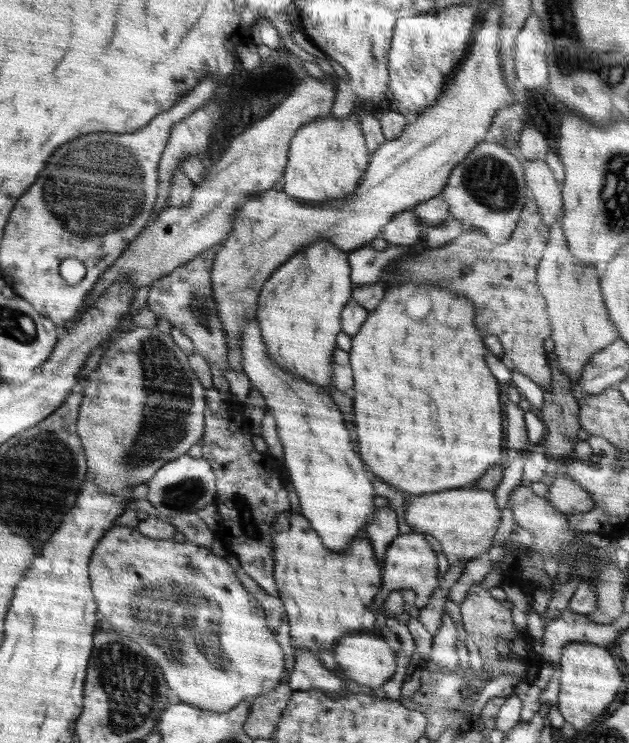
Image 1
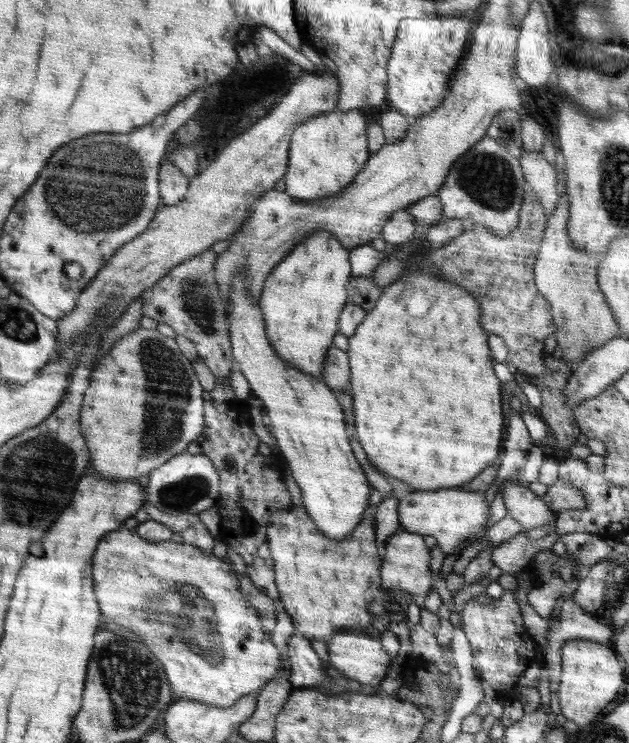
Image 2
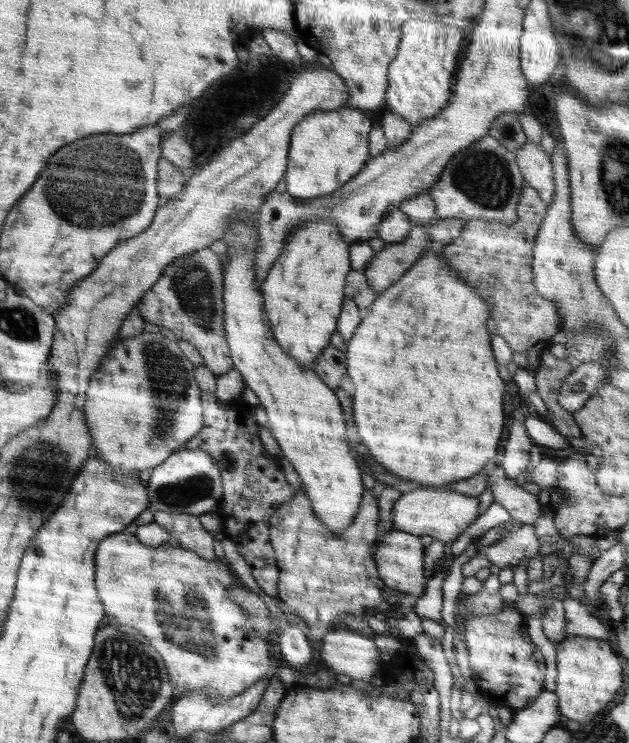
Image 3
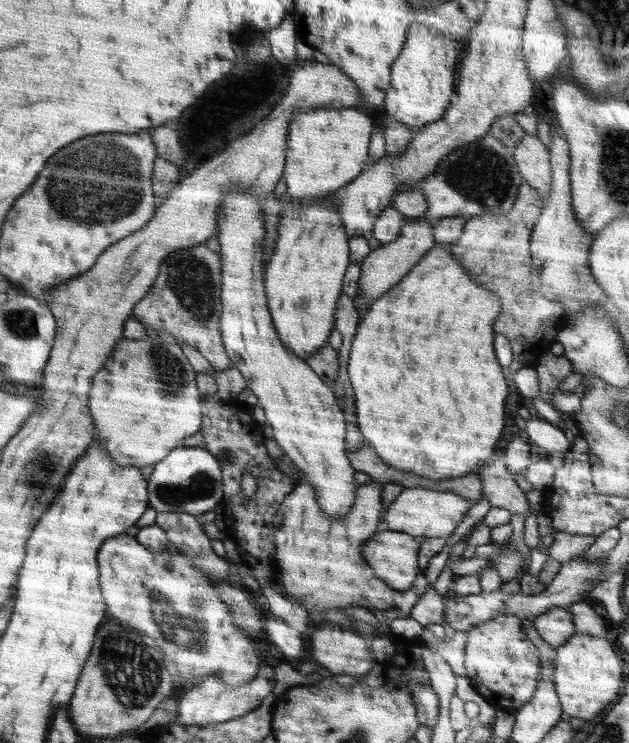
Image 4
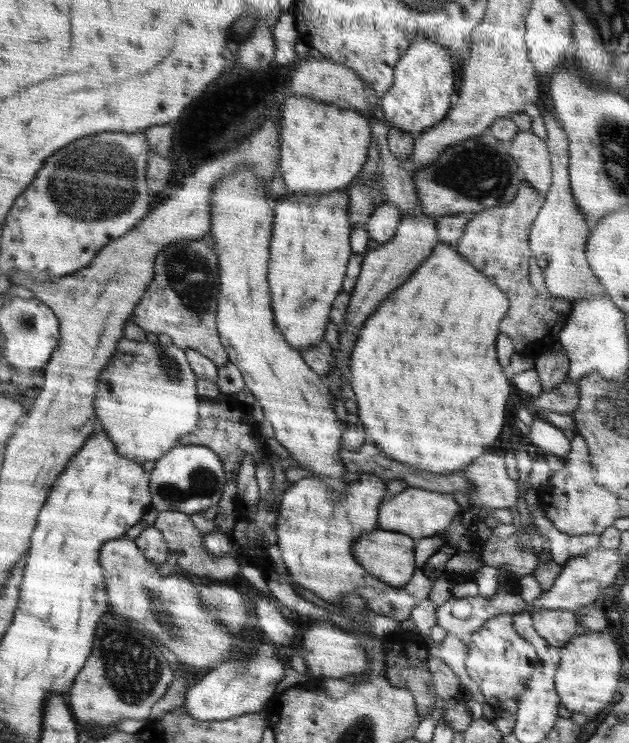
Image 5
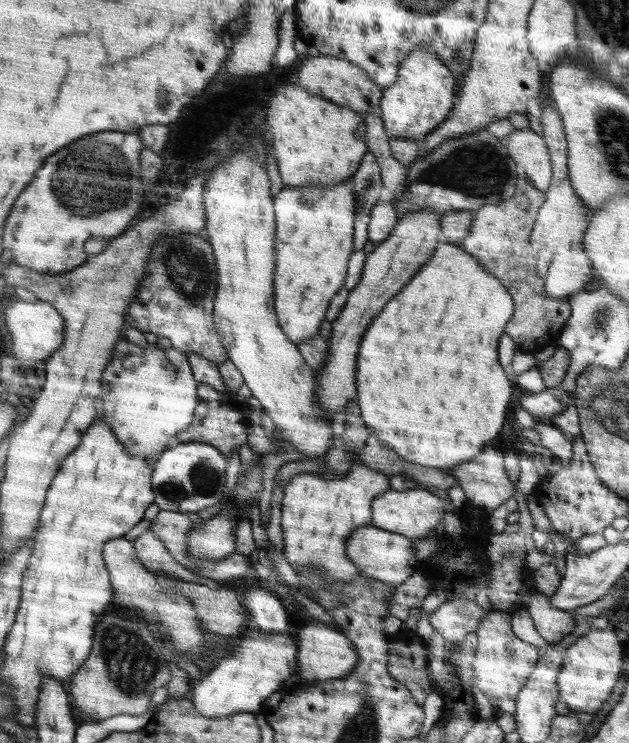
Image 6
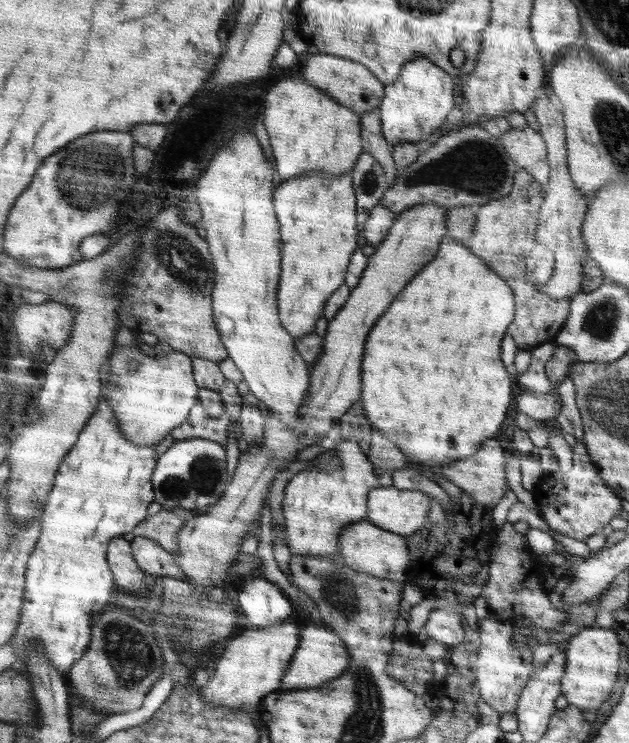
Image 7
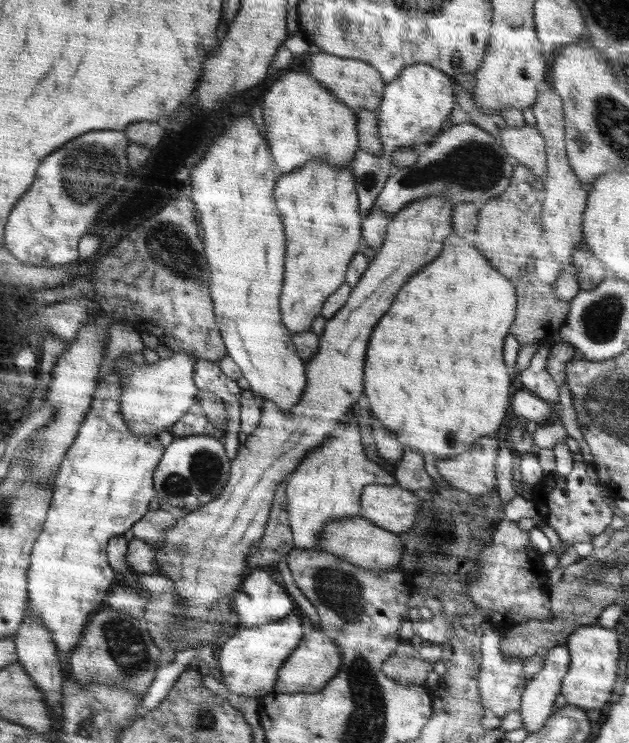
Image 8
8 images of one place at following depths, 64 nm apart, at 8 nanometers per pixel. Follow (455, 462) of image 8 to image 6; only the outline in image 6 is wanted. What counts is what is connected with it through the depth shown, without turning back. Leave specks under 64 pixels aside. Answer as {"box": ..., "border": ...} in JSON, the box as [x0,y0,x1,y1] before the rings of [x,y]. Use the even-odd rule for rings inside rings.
{"box":[448,444,515,510],"border":[[[490,444],[466,464],[448,472],[464,490],[468,502],[476,508],[494,510],[515,494],[515,485],[508,479],[503,454]]]}

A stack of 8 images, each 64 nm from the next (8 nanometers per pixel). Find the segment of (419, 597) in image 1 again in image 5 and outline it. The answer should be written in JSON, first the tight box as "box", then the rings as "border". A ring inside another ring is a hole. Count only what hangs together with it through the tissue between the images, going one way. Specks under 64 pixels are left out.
{"box":[352,528,417,590],"border":[[[378,528],[360,536],[352,544],[352,553],[354,553],[356,561],[377,580],[395,589],[403,590],[410,583],[417,569],[414,552],[416,544],[417,539],[413,539],[404,533]]]}

